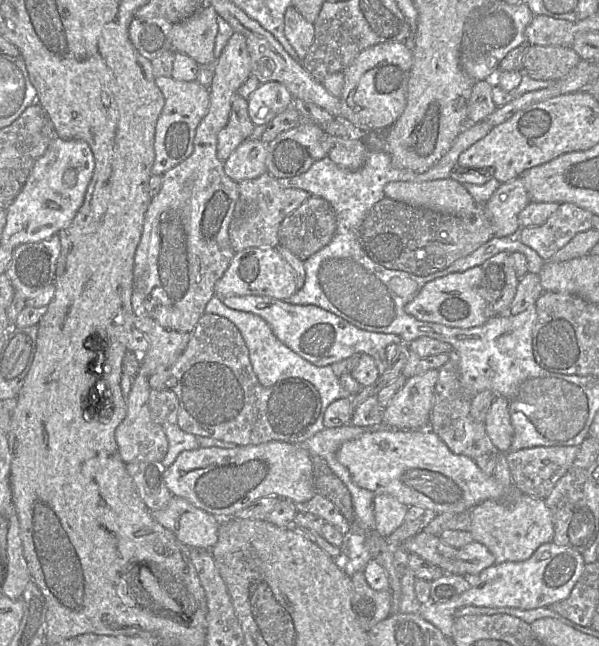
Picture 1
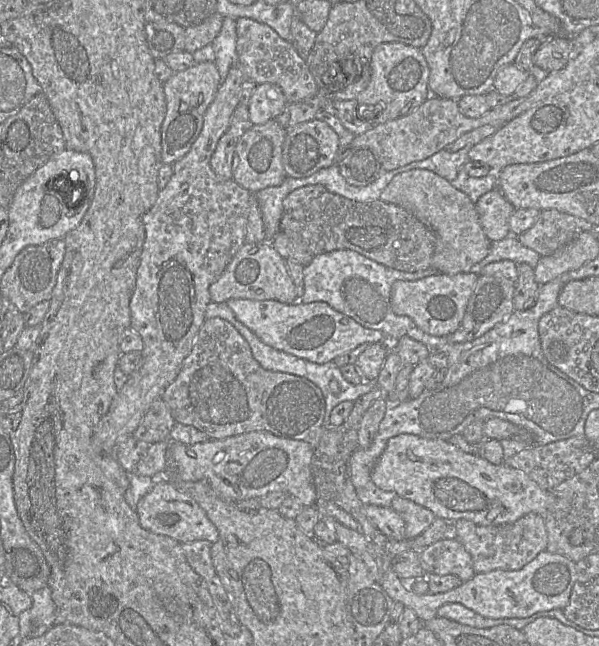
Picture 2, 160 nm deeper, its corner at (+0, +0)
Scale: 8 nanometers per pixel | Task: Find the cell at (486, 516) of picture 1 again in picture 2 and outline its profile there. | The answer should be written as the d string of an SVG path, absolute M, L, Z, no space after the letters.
M531 512L512 523L480 526L467 519L455 522L458 540L470 554L475 573L492 570L519 570L531 562L540 552L546 550L548 535L545 518Z

